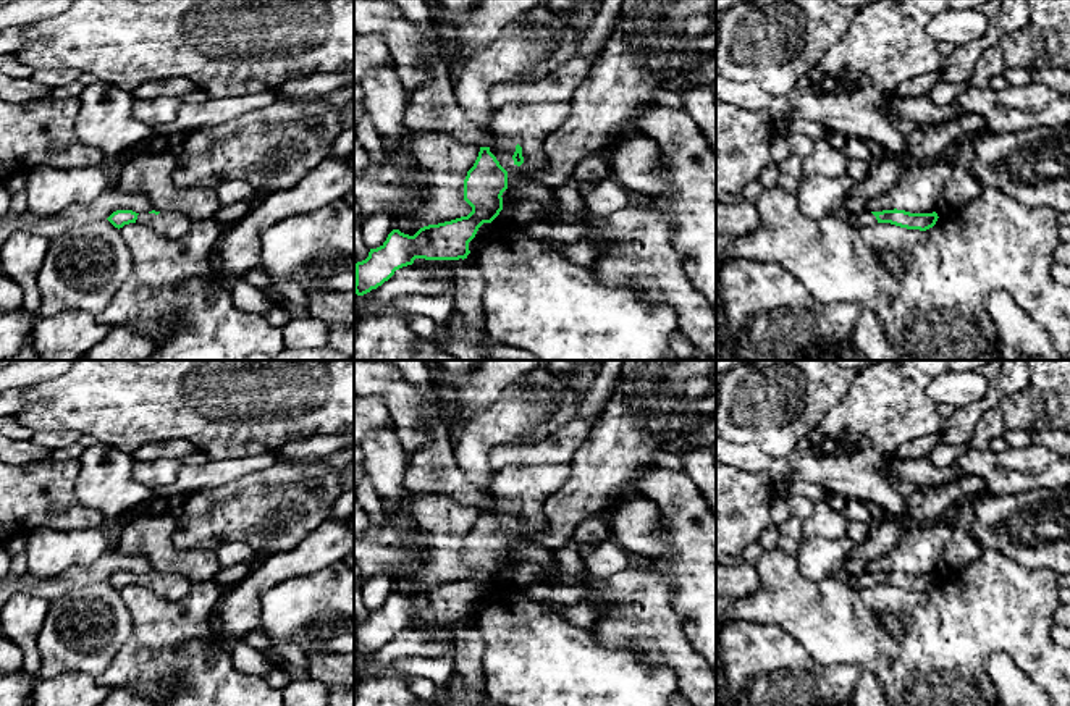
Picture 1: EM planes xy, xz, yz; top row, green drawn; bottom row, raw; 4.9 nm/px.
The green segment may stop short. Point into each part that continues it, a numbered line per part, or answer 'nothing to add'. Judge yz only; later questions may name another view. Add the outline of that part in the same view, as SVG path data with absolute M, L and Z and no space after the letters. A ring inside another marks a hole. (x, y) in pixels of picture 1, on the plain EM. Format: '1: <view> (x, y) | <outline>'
1: yz (865, 580) | M837 567L831 572L831 575L845 582L852 590L870 590L878 585L876 578L868 572L860 577L852 577L842 567Z

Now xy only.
1: xy (170, 587) | M162 574L155 575L139 575L136 585L145 586L158 595L162 599L176 603L186 598L194 585L183 575L178 574Z

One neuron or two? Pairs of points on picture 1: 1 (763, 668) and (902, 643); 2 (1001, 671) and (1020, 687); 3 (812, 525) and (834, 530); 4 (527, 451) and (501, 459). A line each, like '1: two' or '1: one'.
1: two
2: one
3: one
4: one

